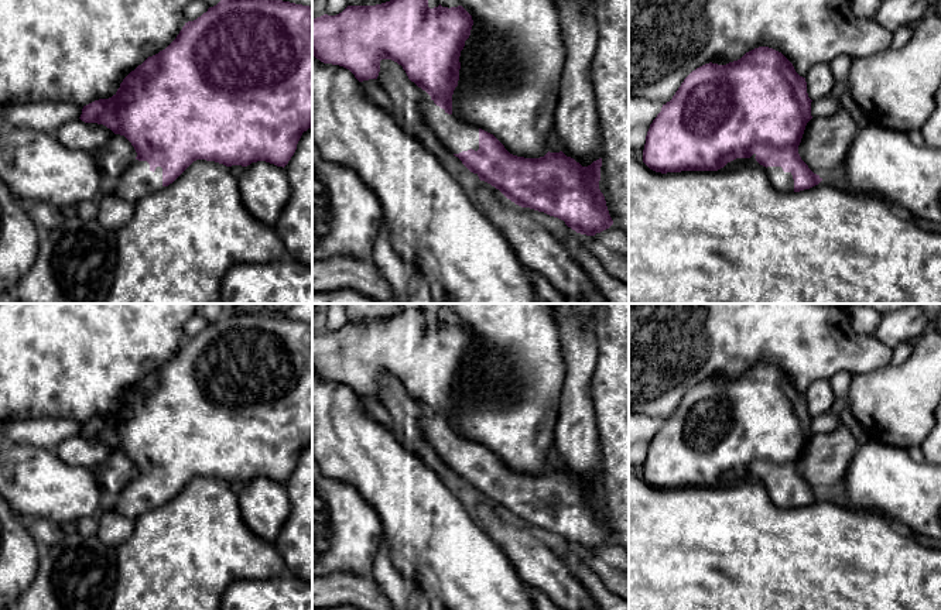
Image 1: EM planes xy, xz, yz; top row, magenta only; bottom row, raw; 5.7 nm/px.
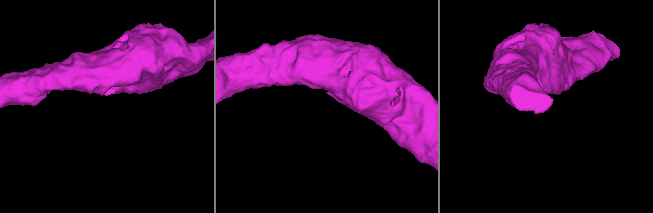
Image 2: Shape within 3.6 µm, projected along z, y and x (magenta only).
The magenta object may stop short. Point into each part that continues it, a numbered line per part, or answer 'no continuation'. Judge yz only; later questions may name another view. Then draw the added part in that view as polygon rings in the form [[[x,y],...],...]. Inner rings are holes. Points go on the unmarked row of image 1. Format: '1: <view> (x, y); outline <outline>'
1: yz (783, 497); outline [[[767,483],[766,489],[776,506],[781,508],[794,508],[794,496],[791,489],[784,489],[781,483]]]

